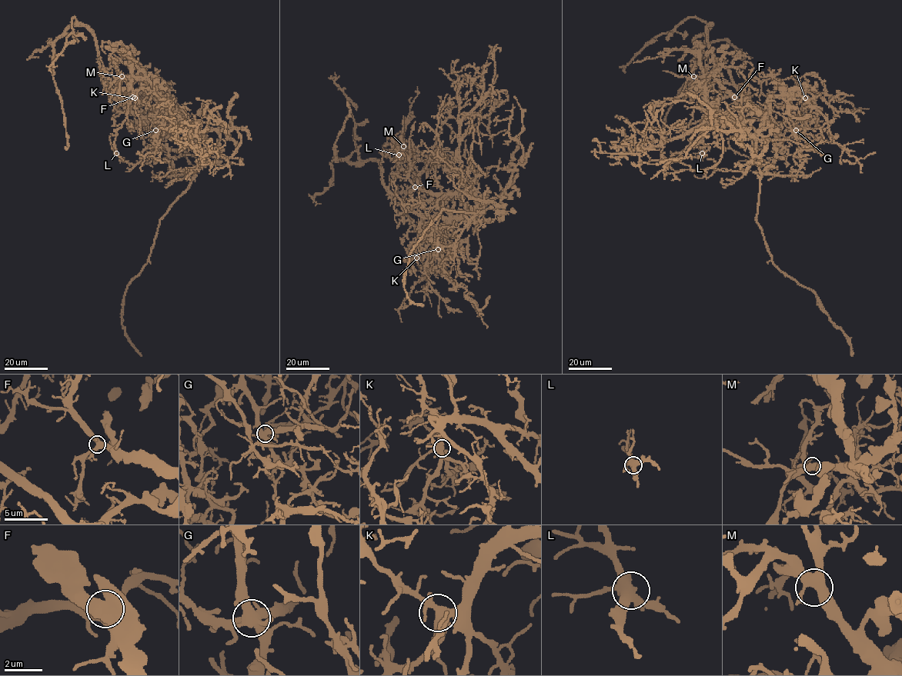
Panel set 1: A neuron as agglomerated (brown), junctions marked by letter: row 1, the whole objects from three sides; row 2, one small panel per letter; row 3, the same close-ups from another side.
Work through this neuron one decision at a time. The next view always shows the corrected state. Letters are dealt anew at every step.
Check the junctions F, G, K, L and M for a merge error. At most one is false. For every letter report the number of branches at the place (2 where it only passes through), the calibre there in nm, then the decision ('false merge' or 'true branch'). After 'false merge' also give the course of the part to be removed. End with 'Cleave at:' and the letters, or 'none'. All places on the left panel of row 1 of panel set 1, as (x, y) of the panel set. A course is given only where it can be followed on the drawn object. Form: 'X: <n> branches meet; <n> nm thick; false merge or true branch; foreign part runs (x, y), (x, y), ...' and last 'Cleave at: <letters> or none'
F: 5 branches meet; 440 nm thick; true branch
G: 5 branches meet; 500 nm thick; true branch
K: 6 branches meet; 480 nm thick; true branch
L: 5 branches meet; 480 nm thick; true branch
M: 5 branches meet; 480 nm thick; true branch
Cleave at: none

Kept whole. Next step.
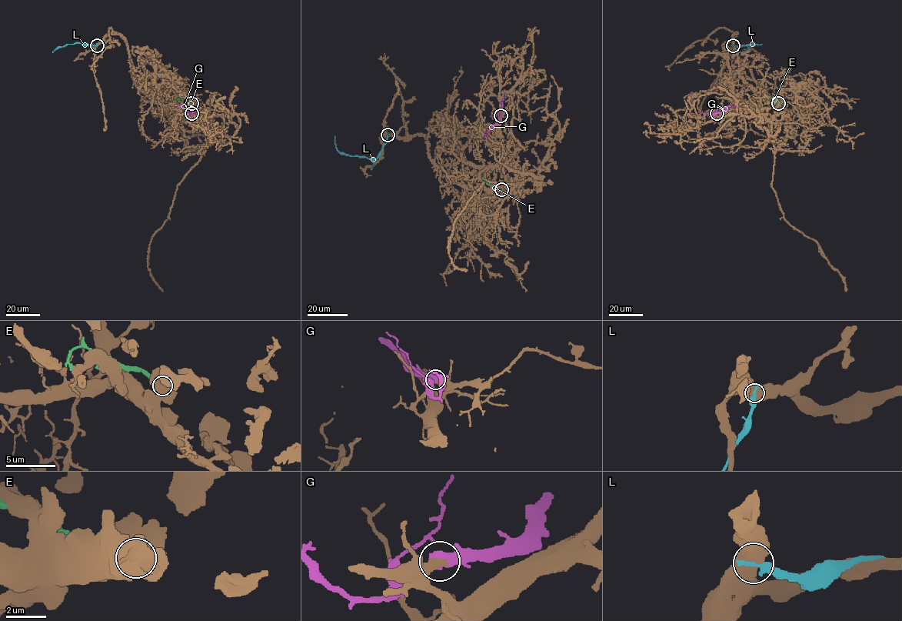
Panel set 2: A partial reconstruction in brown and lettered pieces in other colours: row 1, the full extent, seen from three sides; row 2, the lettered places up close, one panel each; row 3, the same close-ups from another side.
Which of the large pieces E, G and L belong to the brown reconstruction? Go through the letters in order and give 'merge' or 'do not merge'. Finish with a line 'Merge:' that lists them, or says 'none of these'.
E: do not merge
G: do not merge
L: do not merge
Merge: none of these

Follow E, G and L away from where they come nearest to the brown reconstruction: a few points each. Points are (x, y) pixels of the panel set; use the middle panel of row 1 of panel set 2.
E: (501, 189), (487, 184), (482, 178)
G: (500, 115), (487, 133), (487, 138)
L: (387, 135), (379, 155), (371, 159), (341, 153), (336, 148), (334, 136)

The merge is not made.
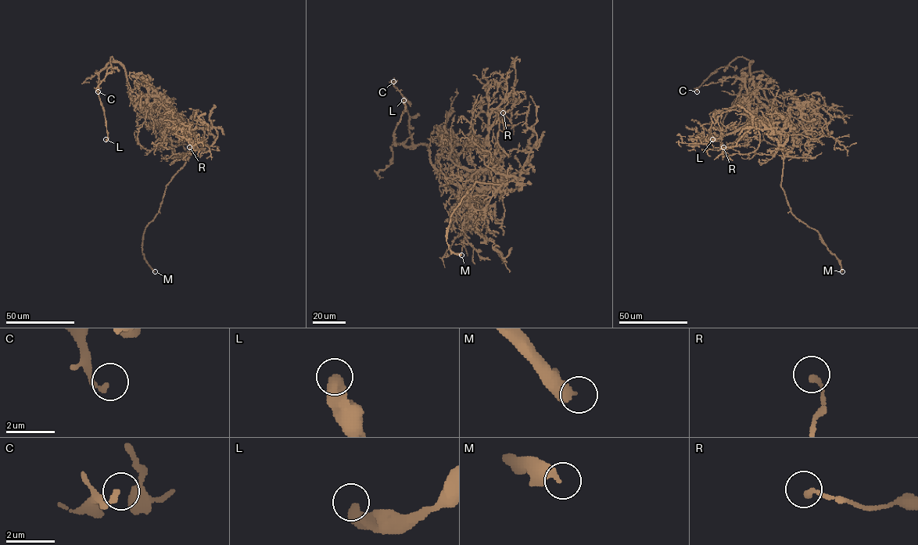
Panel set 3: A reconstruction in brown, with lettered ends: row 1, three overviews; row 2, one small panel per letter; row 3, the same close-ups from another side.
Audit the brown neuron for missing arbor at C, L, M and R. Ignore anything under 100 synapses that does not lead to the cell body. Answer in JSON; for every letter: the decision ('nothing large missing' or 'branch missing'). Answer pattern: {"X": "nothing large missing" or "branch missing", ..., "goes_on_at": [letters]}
{"C": "nothing large missing", "L": "nothing large missing", "M": "branch missing", "R": "nothing large missing", "goes_on_at": ["M"]}

